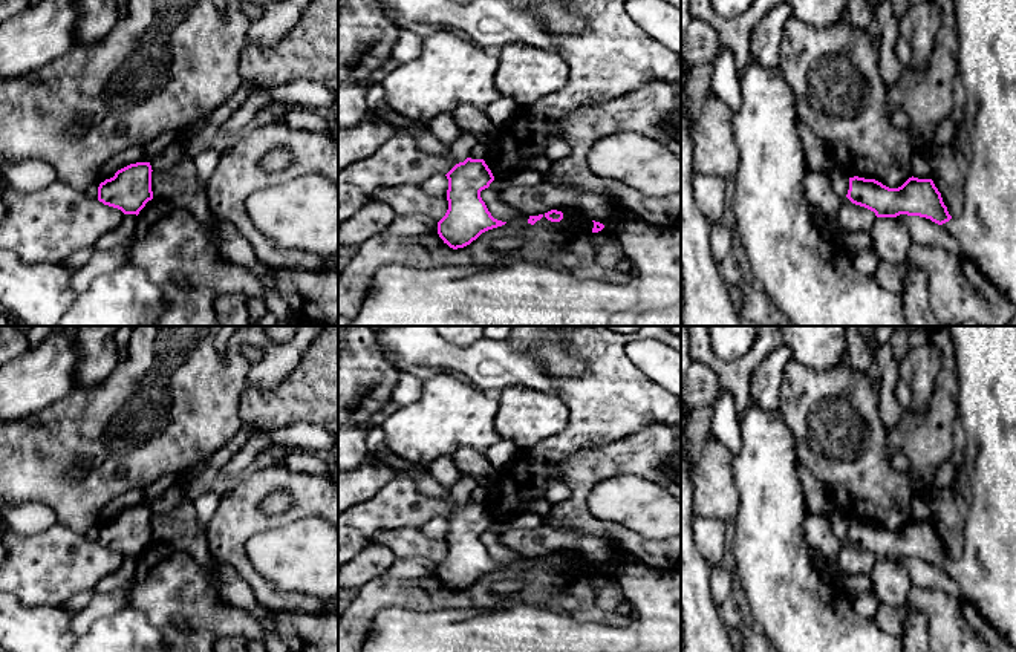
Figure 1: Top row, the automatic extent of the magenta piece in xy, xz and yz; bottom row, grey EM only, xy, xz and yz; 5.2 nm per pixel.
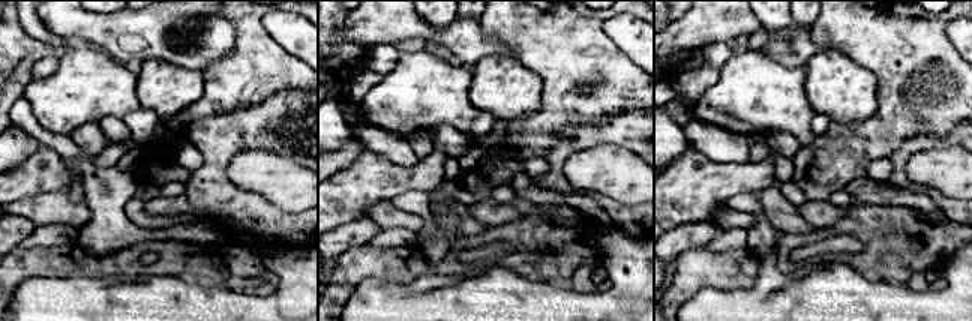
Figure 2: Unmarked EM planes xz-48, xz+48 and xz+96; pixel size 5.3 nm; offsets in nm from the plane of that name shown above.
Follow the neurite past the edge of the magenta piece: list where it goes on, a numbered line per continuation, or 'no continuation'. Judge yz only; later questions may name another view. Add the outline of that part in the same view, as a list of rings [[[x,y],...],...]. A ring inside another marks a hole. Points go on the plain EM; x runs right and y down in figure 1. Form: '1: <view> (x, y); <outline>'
1: yz (986, 355); [[[1016,326],[944,328],[955,349],[956,409],[967,438],[966,474],[973,499],[962,554],[943,571],[1016,650]]]

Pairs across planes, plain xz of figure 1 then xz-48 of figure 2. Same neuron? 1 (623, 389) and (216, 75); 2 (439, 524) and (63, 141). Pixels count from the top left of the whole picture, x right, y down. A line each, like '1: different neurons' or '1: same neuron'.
1: same neuron
2: same neuron

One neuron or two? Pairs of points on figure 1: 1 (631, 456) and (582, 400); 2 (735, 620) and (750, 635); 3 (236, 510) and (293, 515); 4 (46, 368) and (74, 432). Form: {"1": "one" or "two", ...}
{"1": "two", "2": "one", "3": "one", "4": "two"}

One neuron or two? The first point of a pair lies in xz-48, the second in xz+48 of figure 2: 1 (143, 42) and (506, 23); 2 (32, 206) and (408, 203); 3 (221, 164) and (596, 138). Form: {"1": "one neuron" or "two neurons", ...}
{"1": "two neurons", "2": "two neurons", "3": "one neuron"}

